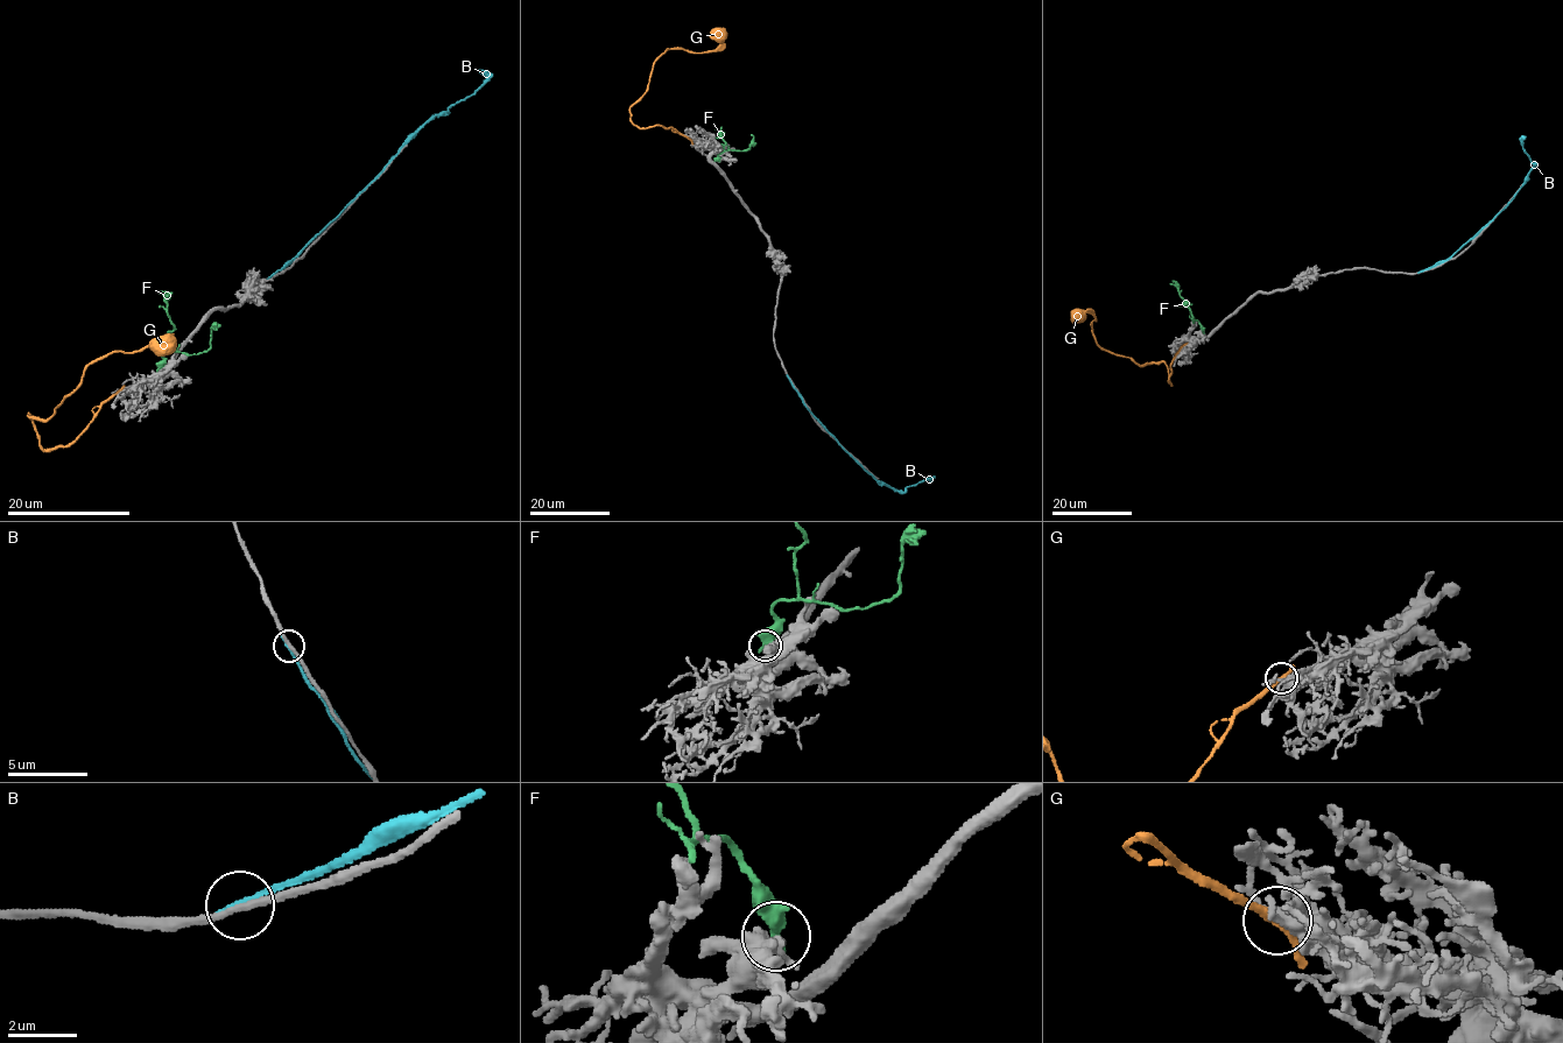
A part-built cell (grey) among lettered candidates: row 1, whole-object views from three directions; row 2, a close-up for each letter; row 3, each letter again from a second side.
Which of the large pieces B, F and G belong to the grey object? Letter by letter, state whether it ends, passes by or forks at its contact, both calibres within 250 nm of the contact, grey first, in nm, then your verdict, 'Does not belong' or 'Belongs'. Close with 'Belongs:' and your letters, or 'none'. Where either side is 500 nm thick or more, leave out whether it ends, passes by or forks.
B: It ends there. Thickness 190 nm (grey) against 240 nm. Does not belong
F: It passes by. Thickness 320 nm (grey) against 400 nm. Does not belong
G: It passes by. Thickness 320 nm (grey) against 220 nm. Does not belong
Belongs: none

